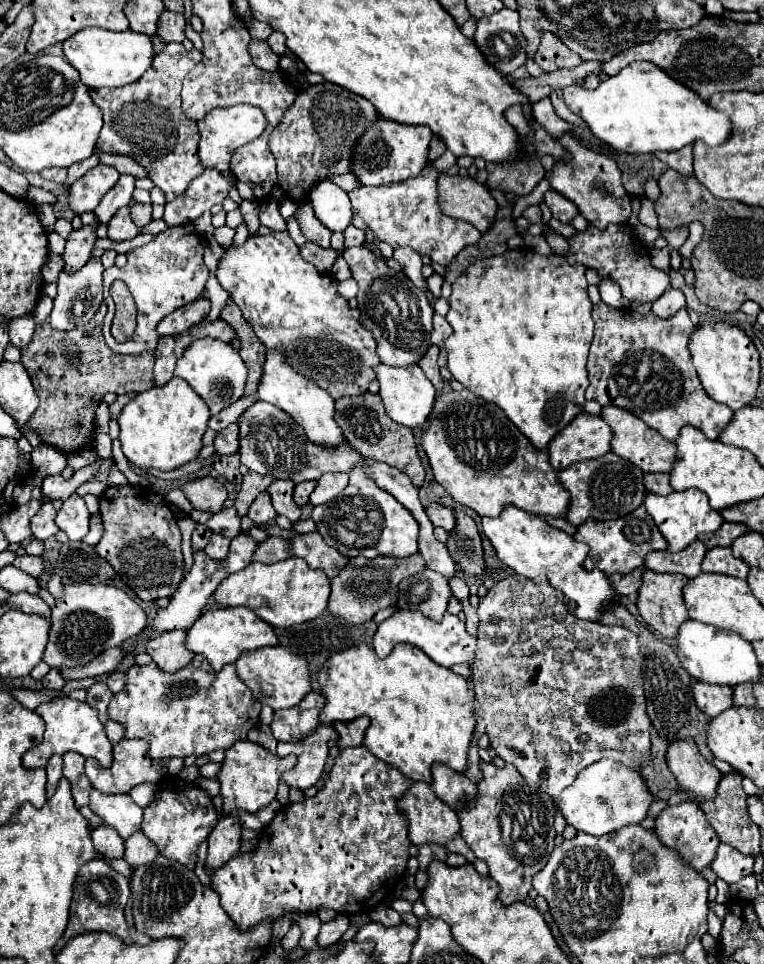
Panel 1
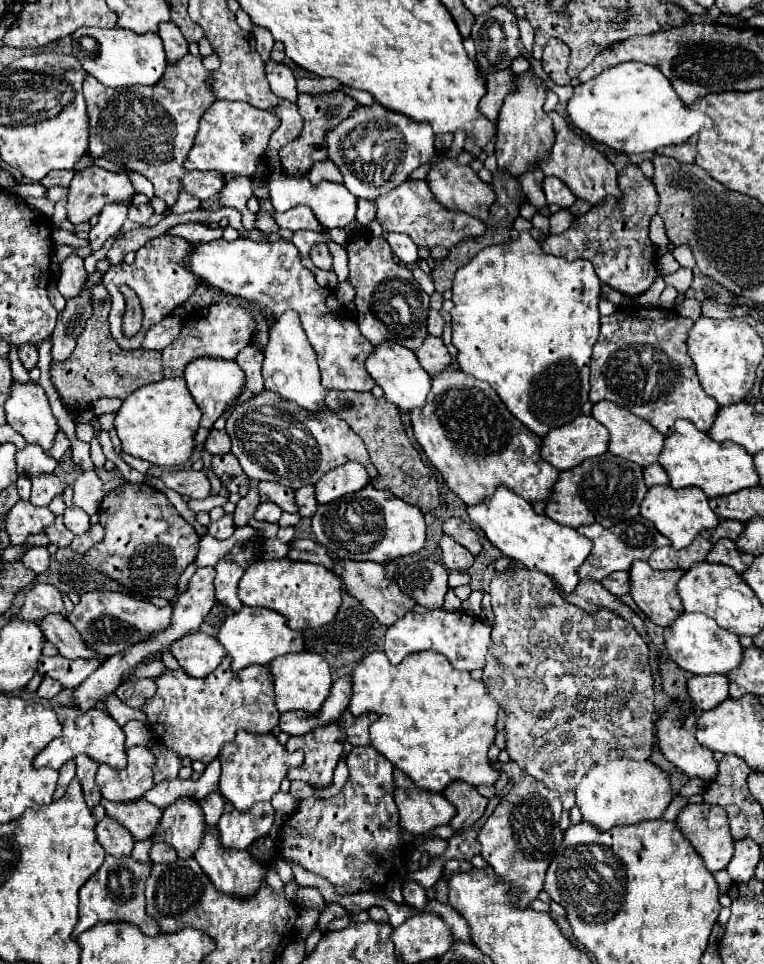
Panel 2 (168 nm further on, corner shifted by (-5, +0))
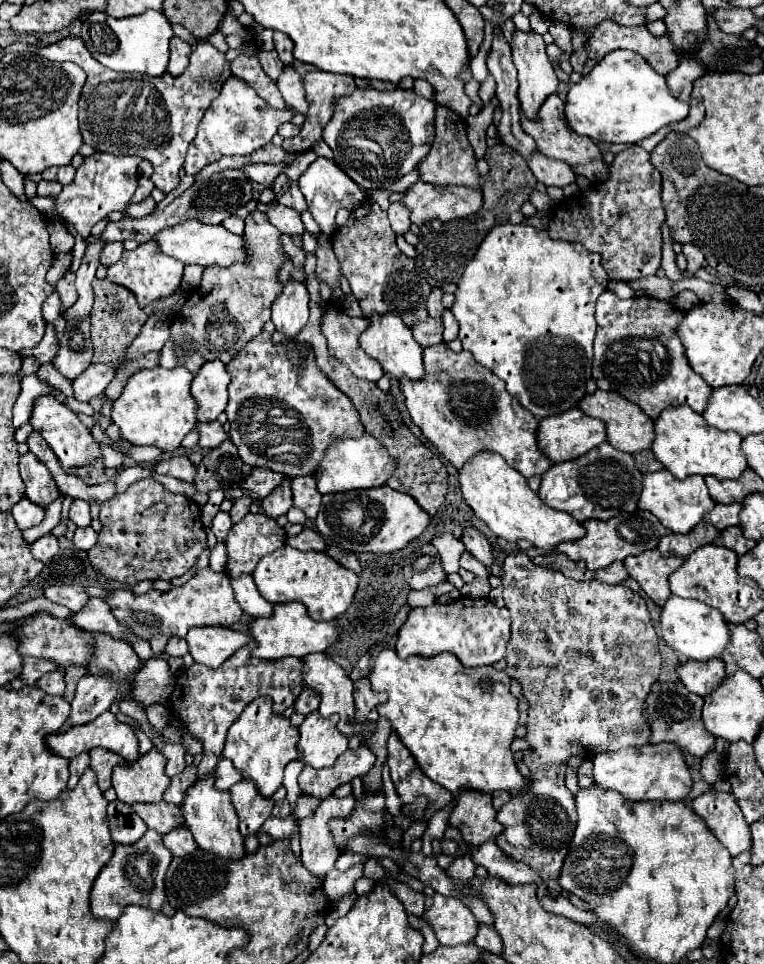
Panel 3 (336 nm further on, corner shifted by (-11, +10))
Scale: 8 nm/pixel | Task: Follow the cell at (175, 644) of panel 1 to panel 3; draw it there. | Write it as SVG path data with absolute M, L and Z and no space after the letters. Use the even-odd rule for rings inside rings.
M193 627L185 639L193 659L207 667L221 667L237 649L251 641L247 633L229 627Z

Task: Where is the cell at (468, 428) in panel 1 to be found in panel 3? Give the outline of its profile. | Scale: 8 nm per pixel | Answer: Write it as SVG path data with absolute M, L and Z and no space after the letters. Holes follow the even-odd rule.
M447 343L431 345L423 349L423 365L425 365L425 377L421 381L409 381L409 377L401 377L399 387L405 395L405 407L411 415L411 421L423 431L423 435L439 449L441 455L449 459L449 463L457 469L473 457L473 453L479 453L483 449L499 453L513 469L517 469L523 477L543 475L551 461L537 449L537 425L539 421L523 409L523 405L507 393L505 383L489 369L479 365L469 351L451 351Z

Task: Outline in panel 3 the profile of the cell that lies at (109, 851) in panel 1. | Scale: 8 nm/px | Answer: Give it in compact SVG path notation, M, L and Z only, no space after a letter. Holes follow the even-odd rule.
M113 801L113 803L109 803L107 815L109 815L111 837L115 843L123 843L123 845L137 843L137 839L141 839L147 831L147 825L131 809L131 805L125 805L121 801Z

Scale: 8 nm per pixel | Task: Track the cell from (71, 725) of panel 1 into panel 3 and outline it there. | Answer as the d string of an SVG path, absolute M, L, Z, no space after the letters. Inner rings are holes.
M105 711L103 715L99 715L93 723L77 725L77 727L71 727L69 731L65 731L65 733L49 735L49 737L47 737L47 745L49 745L49 749L51 749L55 755L61 755L61 757L65 757L65 759L73 759L73 757L77 757L77 755L83 753L83 751L91 751L93 747L101 747L101 749L119 753L119 755L125 757L129 763L131 763L131 761L135 763L135 761L139 759L139 741L137 741L137 737L135 737L133 727L127 725L127 723L117 721L117 717L115 717L111 711Z

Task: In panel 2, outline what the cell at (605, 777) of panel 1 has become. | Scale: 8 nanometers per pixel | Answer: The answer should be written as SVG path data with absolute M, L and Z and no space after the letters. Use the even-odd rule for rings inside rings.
M615 759L595 765L581 779L575 795L583 821L595 825L599 831L609 831L617 825L633 825L647 819L659 819L673 799L667 775L651 761L633 759Z

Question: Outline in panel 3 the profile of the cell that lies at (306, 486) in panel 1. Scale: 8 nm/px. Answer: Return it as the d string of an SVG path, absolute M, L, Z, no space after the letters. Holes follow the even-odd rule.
M313 475L295 477L291 479L291 489L293 489L295 507L299 507L309 519L315 519L321 505L321 493L317 491L315 477Z

